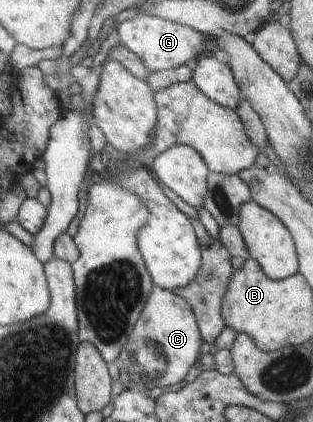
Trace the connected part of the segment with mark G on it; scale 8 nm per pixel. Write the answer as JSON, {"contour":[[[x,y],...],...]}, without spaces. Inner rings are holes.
{"contour":[[[159,16],[124,19],[117,30],[120,43],[135,53],[151,72],[178,68],[195,57],[203,47],[203,37],[197,30]]]}

